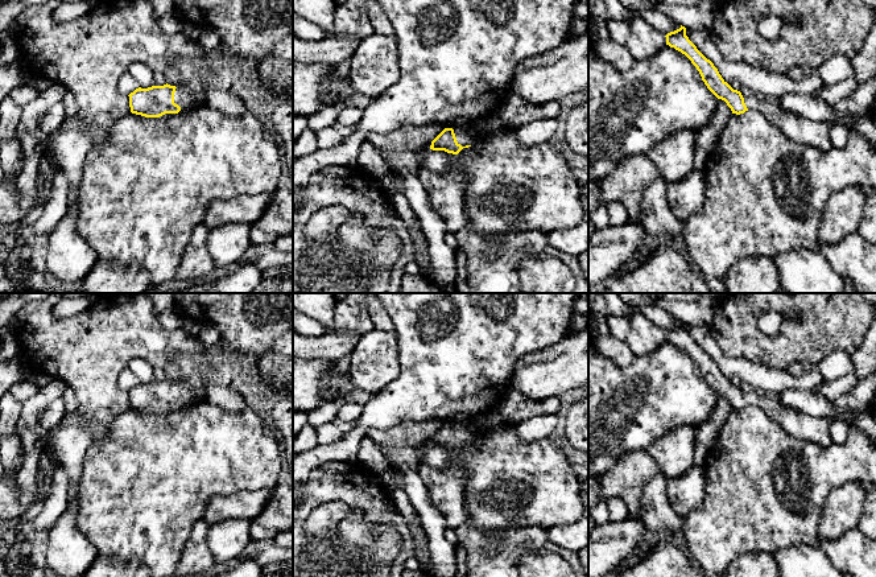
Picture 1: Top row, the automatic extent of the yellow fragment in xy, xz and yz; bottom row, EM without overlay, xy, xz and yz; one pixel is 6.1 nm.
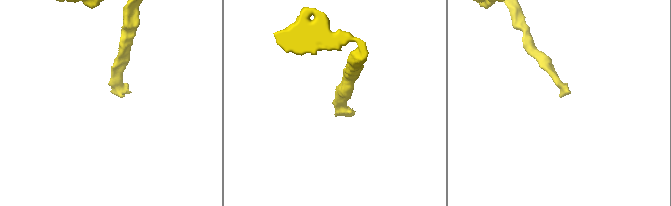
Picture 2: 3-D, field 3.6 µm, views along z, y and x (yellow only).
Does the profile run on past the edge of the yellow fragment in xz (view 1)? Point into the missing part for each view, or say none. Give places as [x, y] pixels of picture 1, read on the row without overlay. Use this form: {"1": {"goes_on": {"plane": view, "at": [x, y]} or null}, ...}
{"1": {"goes_on": {"plane": "xz", "at": [465, 433]}}}

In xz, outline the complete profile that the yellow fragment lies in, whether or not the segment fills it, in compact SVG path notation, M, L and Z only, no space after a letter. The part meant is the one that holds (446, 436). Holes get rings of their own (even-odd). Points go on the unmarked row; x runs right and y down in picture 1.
M445 424L433 437L430 445L445 446L458 450L463 444L471 442L476 436L476 428L472 425Z

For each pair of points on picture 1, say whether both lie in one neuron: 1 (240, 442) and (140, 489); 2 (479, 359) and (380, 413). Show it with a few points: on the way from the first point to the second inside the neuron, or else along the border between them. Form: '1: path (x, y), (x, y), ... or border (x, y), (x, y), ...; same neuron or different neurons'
1: path (215, 452), (198, 452), (165, 468); same neuron
2: path (454, 365), (418, 394), (405, 399); same neuron

